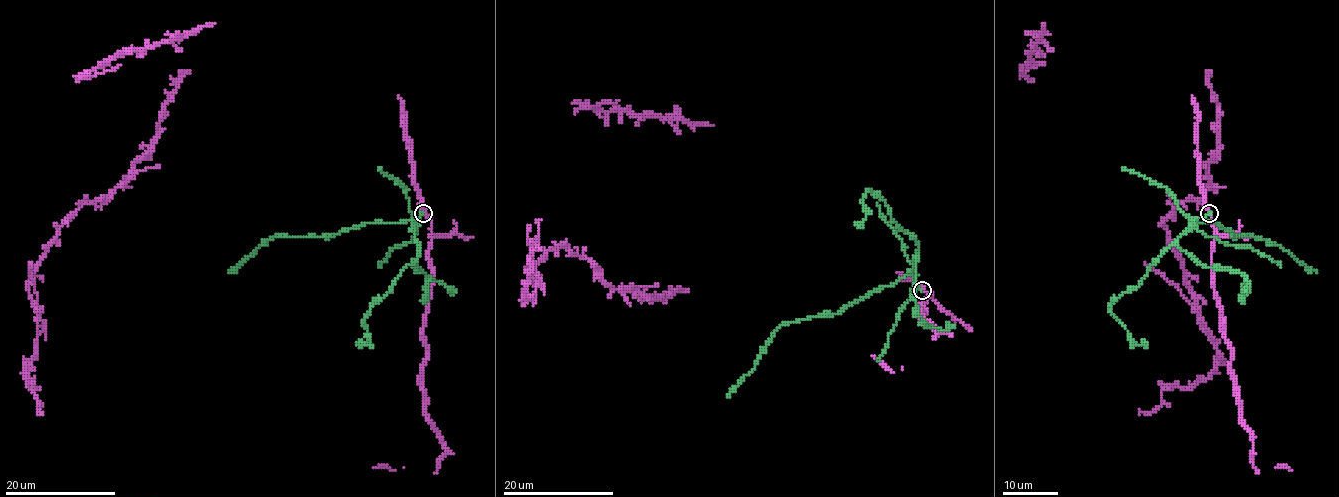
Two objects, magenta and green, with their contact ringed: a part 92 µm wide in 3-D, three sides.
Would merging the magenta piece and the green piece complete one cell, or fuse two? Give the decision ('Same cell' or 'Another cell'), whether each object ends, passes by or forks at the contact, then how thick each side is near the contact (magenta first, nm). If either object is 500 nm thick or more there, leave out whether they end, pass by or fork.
Another cell. At the ring magenta passes by. At the ring green ends. Thickness 380 nm (magenta) against 200 nm

